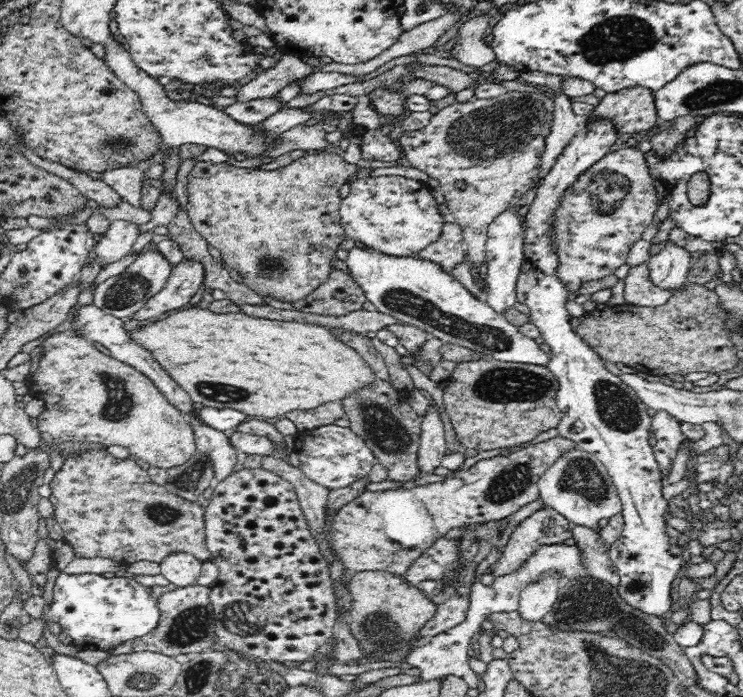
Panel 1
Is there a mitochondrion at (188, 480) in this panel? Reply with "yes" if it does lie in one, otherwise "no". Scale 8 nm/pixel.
yes

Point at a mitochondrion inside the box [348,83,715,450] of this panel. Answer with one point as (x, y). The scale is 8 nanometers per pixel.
(487, 133)

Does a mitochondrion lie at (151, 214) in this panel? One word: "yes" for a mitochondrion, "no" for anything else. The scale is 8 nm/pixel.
no

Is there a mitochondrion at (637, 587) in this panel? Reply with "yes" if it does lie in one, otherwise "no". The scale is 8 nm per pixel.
yes

